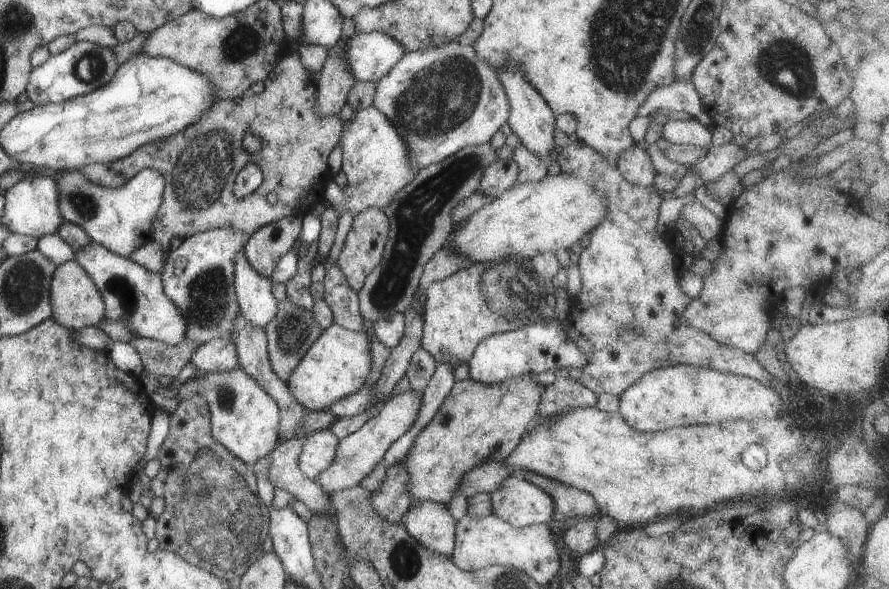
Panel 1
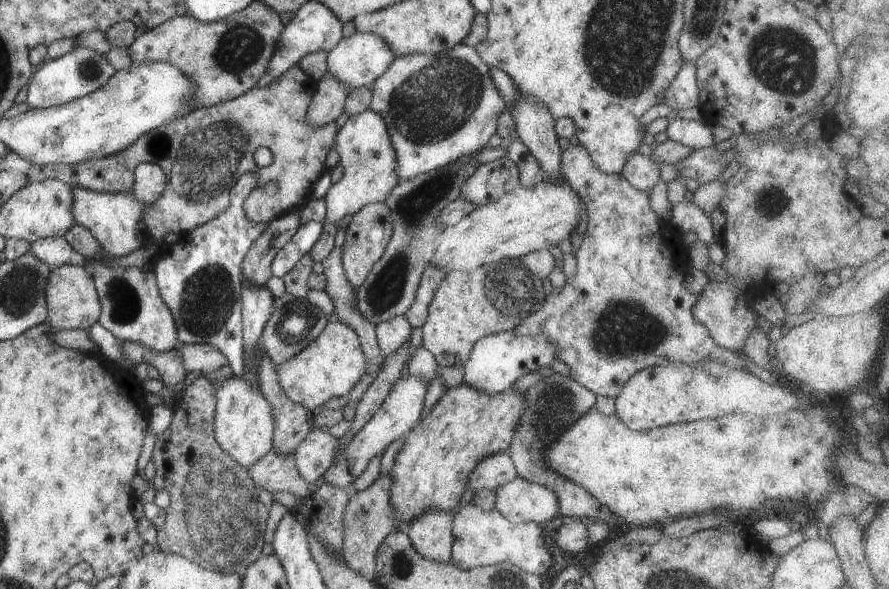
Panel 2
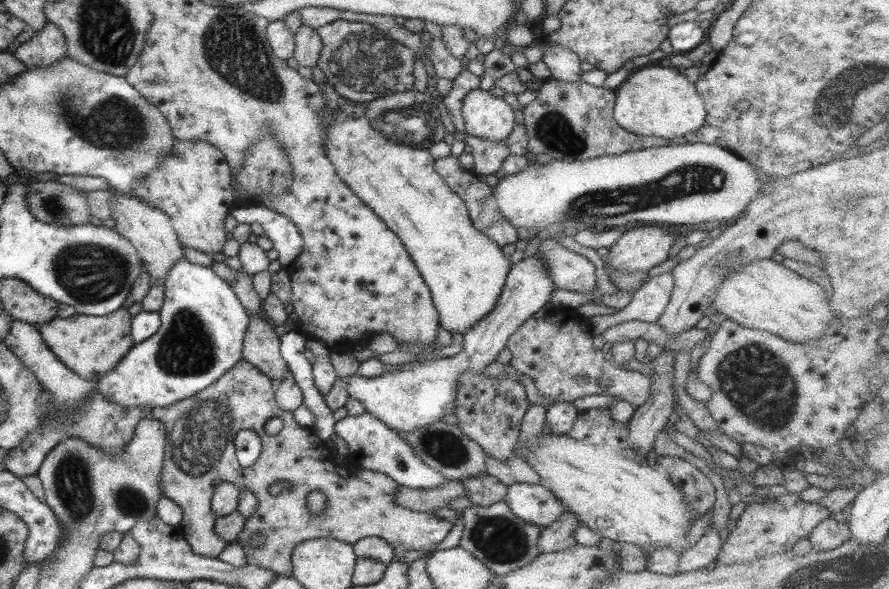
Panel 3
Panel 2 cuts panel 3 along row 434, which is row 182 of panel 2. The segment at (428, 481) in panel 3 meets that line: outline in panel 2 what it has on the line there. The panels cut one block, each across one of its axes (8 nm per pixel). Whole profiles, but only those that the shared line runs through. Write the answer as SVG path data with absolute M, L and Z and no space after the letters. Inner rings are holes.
M372 110L348 118L337 133L334 148L340 155L344 172L341 179L326 192L324 220L338 224L347 214L356 215L366 204L385 202L392 188L399 182L396 178L396 152L390 142L388 128L382 116Z

